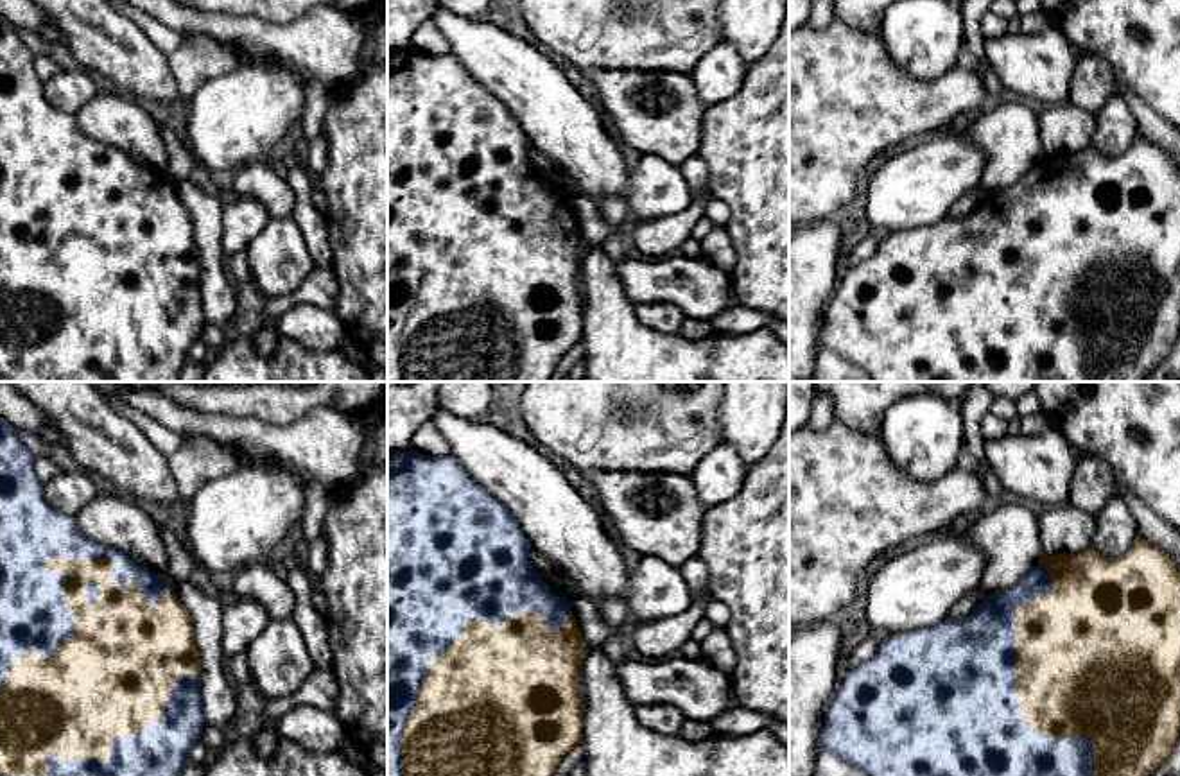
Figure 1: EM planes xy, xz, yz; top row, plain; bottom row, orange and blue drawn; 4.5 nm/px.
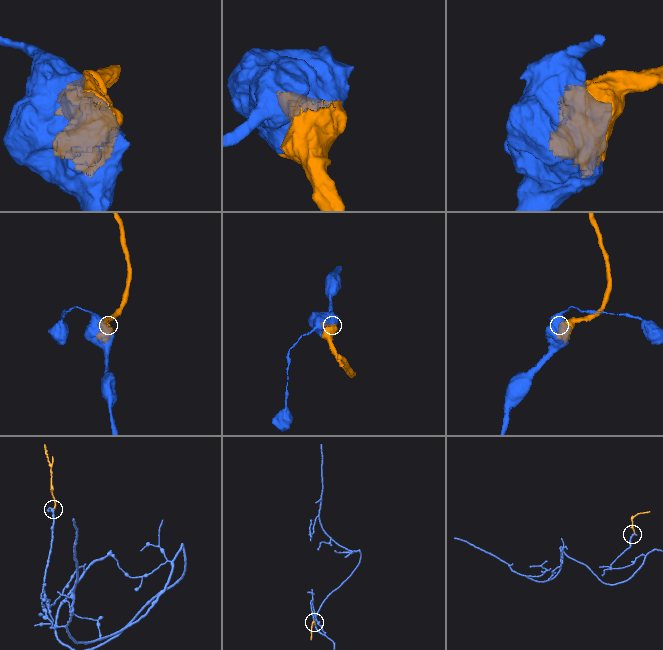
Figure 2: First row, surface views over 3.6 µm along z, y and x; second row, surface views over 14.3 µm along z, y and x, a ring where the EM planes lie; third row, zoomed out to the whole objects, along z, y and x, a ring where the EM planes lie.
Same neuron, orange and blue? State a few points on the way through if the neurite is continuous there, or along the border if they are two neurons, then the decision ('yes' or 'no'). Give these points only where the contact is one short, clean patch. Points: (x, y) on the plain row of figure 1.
yes

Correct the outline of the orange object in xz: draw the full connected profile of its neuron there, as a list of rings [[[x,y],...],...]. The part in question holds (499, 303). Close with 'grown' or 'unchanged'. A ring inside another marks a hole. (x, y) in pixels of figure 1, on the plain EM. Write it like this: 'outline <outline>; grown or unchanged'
outline [[[418,50],[387,54],[387,382],[551,382],[563,355],[583,341],[585,303],[579,267],[585,237],[568,206],[529,160],[531,142],[509,108],[479,84],[452,56]]]; grown

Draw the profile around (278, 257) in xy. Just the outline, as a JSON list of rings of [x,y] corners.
[[[271,217],[246,247],[253,283],[265,297],[292,294],[314,271],[301,229],[292,217]]]

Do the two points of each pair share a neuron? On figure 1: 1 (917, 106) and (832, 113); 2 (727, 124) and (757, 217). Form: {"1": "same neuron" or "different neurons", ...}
{"1": "same neuron", "2": "same neuron"}

